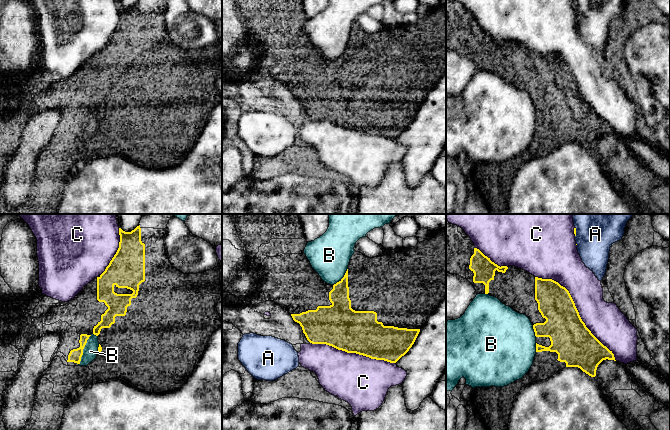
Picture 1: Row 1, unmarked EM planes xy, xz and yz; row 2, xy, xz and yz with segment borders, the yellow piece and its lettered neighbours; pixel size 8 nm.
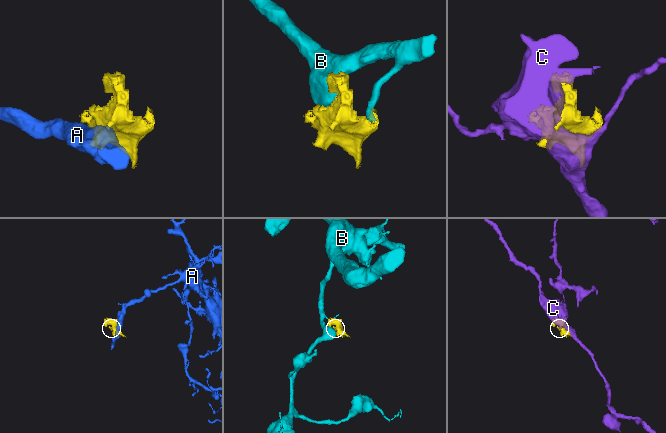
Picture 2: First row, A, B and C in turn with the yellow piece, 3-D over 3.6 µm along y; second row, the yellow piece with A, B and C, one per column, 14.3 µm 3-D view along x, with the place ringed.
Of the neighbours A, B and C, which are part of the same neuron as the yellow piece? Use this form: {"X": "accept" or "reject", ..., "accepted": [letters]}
{"A": "reject", "B": "reject", "C": "reject", "accepted": []}

